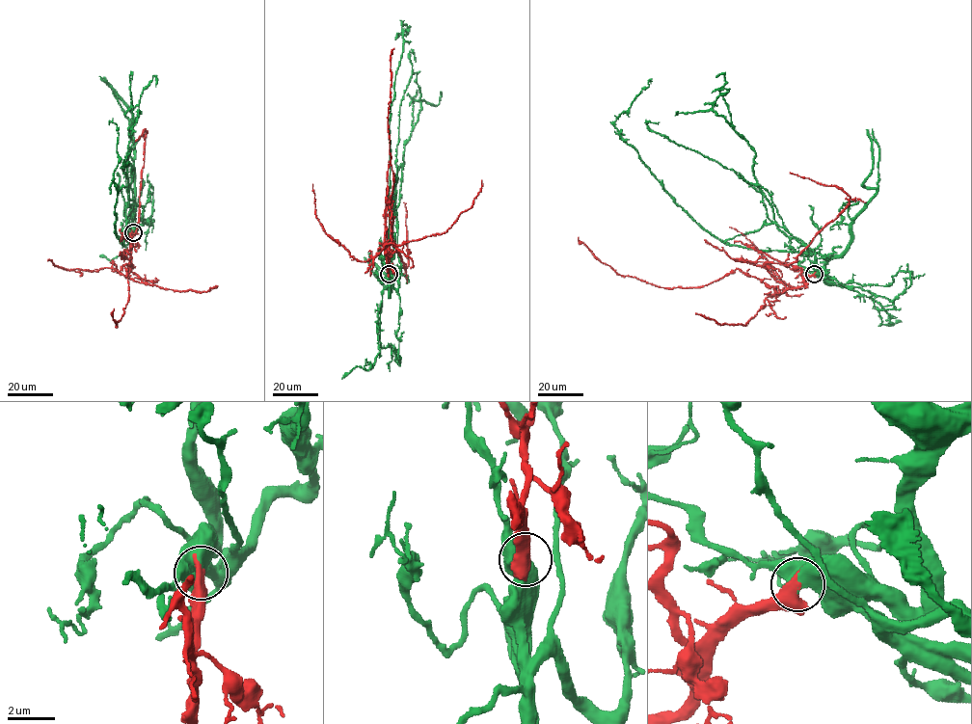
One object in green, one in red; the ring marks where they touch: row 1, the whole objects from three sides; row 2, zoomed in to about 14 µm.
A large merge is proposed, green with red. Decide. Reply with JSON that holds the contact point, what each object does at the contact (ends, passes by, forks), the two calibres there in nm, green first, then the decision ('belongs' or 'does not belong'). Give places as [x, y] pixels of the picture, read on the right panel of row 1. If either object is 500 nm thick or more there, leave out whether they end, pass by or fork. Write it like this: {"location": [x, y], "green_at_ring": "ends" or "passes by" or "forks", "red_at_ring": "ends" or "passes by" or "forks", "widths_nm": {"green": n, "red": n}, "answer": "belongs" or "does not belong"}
{"location": [814, 274], "widths_nm": {"green": 440, "red": 550}, "answer": "belongs"}

